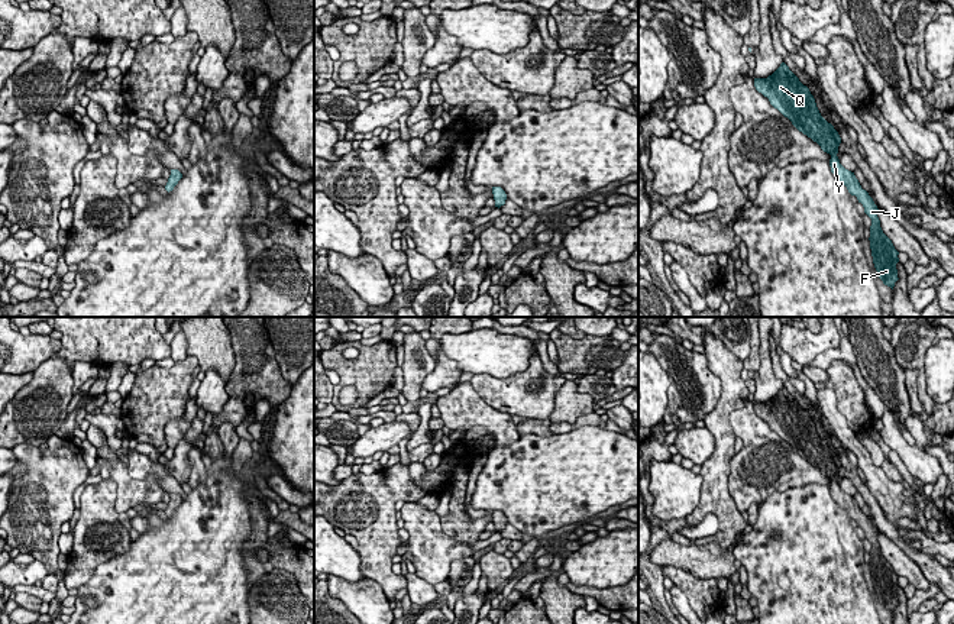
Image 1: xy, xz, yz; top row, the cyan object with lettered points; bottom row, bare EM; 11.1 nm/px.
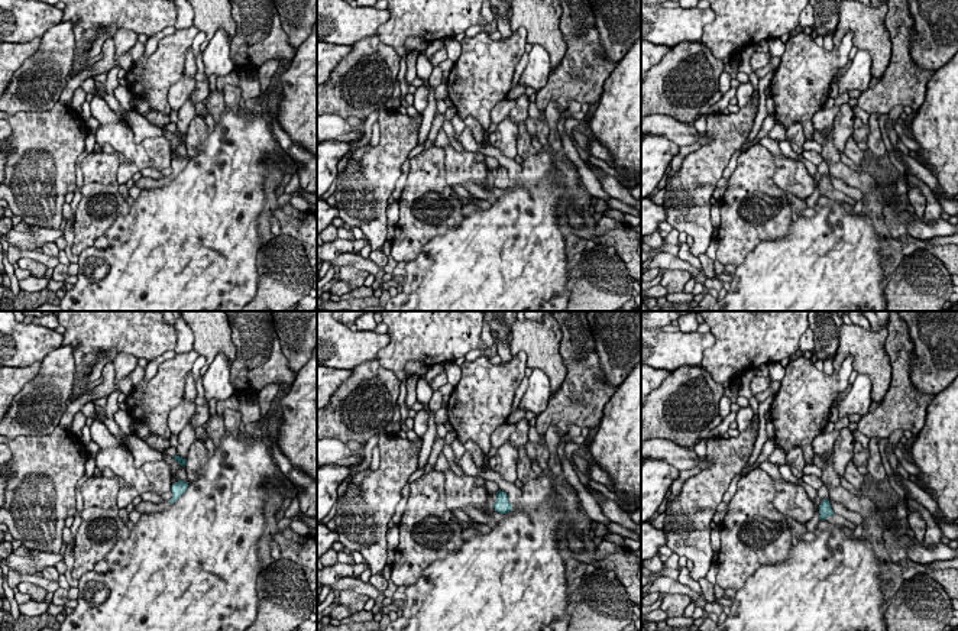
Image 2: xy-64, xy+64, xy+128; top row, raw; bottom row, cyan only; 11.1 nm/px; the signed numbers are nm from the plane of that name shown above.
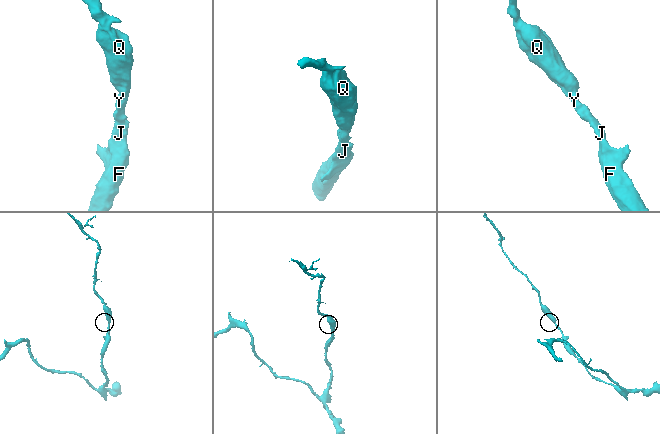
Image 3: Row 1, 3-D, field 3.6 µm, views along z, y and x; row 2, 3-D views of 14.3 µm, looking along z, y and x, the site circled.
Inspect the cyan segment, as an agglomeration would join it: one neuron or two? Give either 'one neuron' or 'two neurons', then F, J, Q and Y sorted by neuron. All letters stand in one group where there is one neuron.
one neuron; groups F J Q Y

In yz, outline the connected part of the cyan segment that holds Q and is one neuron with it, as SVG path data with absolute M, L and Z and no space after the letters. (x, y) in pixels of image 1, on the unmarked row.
M785 387L767 402L754 402L754 411L799 456L811 462L824 476L831 479L831 497L847 511L851 520L857 521L858 527L864 531L864 537L871 543L869 565L873 588L883 608L893 614L895 607L899 604L896 594L899 576L880 552L877 541L879 533L873 523L861 513L854 497L840 488L837 478L841 462L834 450L821 440L809 413L799 405Z

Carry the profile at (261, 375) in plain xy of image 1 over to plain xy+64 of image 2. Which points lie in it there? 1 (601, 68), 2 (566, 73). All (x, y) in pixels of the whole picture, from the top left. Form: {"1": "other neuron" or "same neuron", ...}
{"1": "same neuron", "2": "same neuron"}

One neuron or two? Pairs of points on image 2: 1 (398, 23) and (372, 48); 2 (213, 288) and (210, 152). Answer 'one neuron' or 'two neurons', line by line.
1: two neurons
2: one neuron

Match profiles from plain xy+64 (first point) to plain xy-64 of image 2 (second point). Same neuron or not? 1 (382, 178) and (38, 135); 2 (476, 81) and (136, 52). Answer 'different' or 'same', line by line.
1: same
2: different

